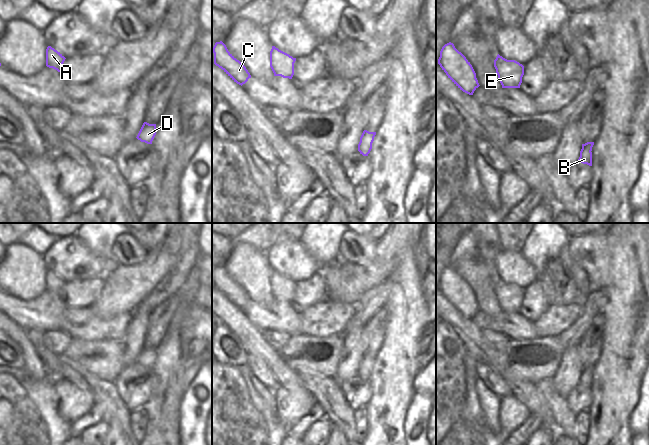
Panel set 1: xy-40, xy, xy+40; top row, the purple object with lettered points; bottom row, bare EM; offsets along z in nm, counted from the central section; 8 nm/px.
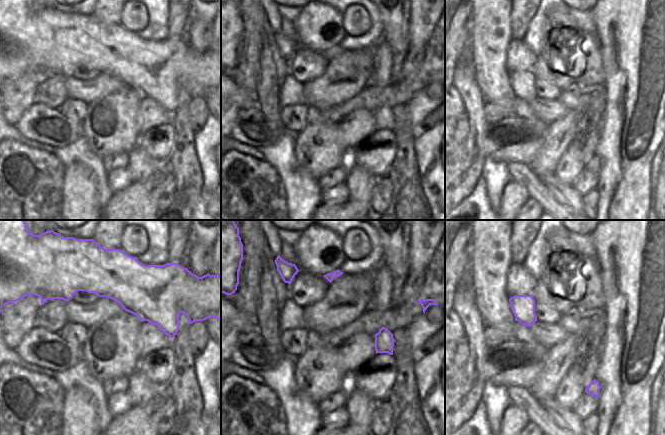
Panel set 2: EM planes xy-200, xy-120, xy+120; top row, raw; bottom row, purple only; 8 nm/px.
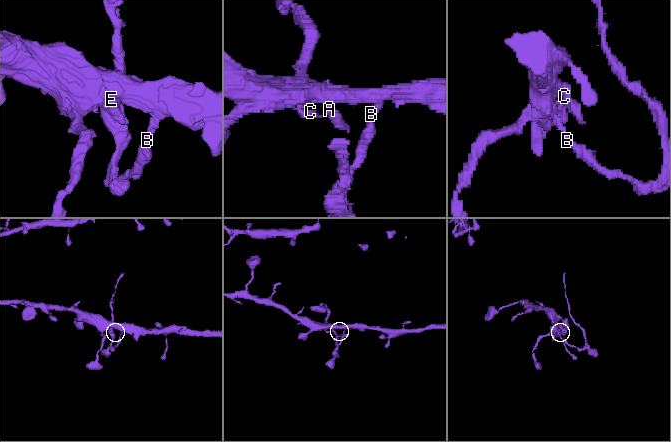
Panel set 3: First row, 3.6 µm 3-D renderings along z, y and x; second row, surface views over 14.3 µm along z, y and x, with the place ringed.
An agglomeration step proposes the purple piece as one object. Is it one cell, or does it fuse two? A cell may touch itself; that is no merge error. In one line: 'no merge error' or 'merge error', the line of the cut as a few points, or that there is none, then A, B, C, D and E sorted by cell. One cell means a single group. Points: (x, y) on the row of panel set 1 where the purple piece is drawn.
merge error; cut xy+40 (582, 147), (590, 151); groups A C D E / B

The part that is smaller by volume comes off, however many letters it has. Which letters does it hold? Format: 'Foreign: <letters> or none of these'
Foreign: B

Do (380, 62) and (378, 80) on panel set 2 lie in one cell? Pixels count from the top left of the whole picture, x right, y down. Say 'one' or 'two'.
one

